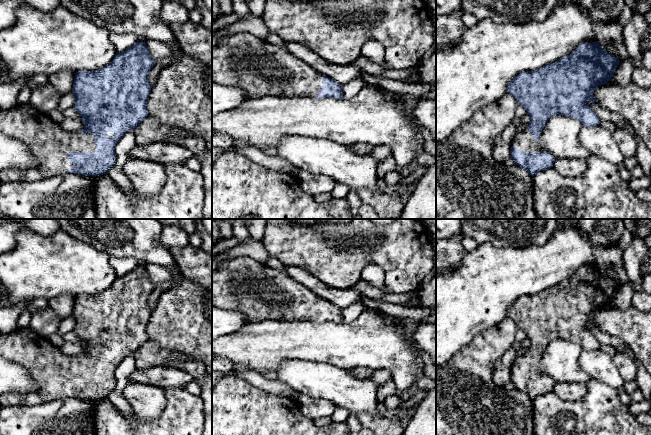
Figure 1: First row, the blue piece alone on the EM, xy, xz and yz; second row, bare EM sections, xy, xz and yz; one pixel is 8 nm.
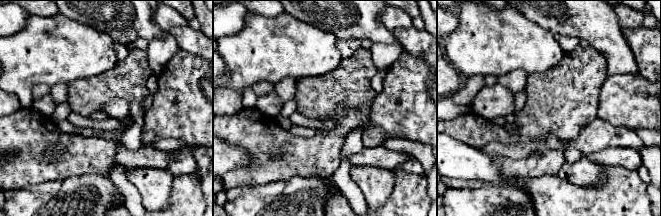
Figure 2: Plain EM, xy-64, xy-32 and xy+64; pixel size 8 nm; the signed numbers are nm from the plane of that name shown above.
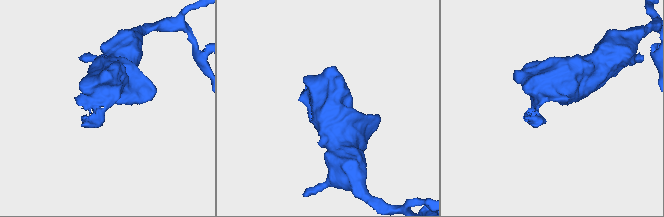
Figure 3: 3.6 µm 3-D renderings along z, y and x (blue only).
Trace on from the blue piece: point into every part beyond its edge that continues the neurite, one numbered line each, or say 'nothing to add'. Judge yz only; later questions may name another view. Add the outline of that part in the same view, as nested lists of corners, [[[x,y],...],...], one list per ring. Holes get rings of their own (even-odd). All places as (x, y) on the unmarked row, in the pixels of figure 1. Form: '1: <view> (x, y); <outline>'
1: yz (524, 365); [[[529,354],[517,356],[511,366],[512,370],[522,376],[546,376],[546,373],[535,364]]]

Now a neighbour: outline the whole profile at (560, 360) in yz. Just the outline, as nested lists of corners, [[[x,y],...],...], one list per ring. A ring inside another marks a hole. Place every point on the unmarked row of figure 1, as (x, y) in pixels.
[[[552,340],[542,354],[540,368],[555,383],[587,383],[590,377],[579,366],[582,350],[572,341]]]

